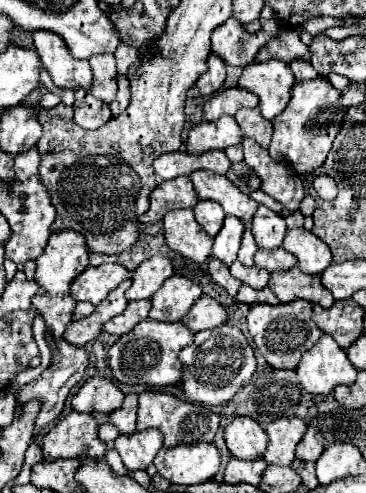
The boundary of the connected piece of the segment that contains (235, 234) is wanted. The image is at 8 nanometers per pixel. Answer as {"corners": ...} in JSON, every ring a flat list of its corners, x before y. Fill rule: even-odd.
{"corners":[[226,216,222,230,214,238,212,258,218,258,222,264,230,266,238,256,242,234,244,234,244,224,240,224,240,220,236,220,234,216]]}

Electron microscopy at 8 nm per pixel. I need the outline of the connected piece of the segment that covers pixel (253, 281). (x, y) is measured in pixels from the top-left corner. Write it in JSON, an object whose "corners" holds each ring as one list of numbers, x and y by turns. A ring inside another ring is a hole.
{"corners":[[234,262,232,266,230,266,230,272,232,272,232,276,234,278,238,278,242,284,248,284,248,286,252,286,252,288,256,288,256,290,260,290,260,288,264,288,266,284,268,284,268,278,270,278,270,274,268,272,264,272,264,268,256,268,256,266,244,266,242,262]]}

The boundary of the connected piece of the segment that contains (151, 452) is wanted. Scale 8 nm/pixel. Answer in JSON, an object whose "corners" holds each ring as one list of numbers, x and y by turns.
{"corners":[[134,432,132,436,118,436,114,440,114,446,124,466,132,472,146,470,164,444,160,432]]}

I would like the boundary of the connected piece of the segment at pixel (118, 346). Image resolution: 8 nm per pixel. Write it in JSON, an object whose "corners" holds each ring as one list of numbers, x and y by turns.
{"corners":[[146,318,112,344,108,350,108,364,114,378,124,384,144,384,148,388,176,386,182,378,182,364,178,354,192,340,194,334,188,332,182,322,156,322]]}

